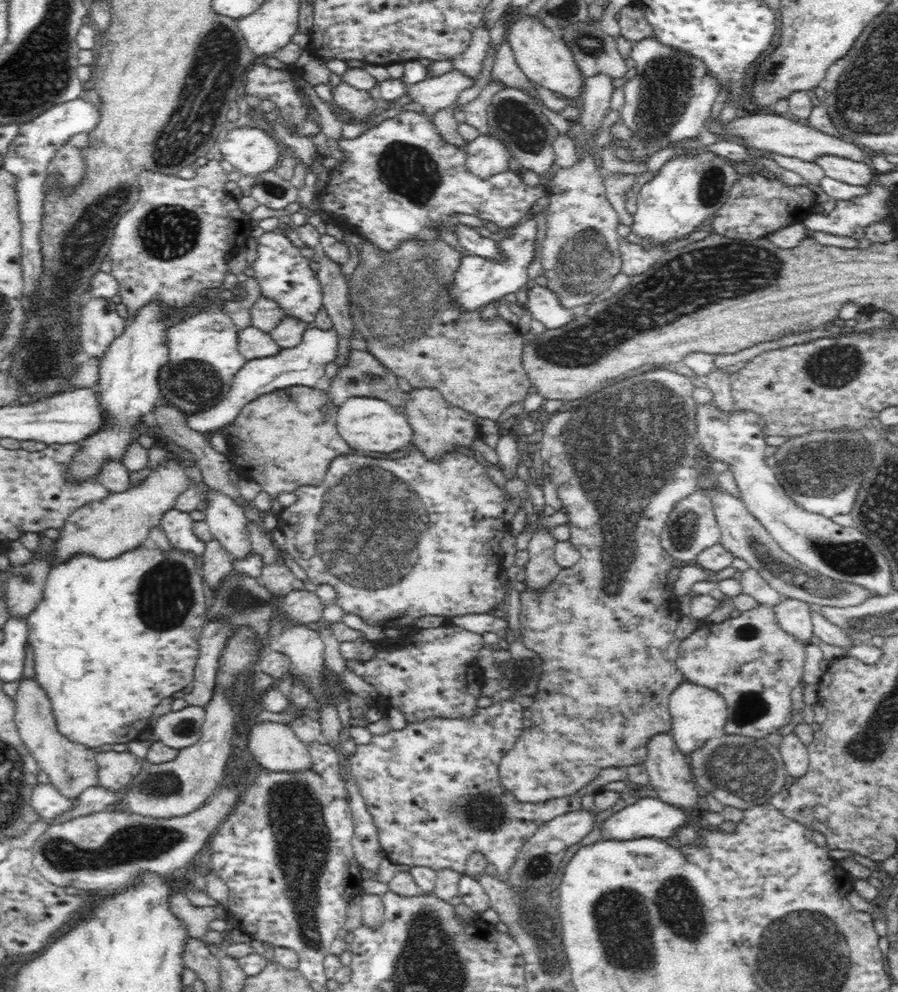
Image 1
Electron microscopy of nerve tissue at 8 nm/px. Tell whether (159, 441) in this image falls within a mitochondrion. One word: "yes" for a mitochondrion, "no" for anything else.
no

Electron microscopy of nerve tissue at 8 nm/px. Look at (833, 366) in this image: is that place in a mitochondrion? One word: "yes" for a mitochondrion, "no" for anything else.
yes

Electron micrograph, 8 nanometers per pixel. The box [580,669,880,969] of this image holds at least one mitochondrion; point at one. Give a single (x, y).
(742, 771)

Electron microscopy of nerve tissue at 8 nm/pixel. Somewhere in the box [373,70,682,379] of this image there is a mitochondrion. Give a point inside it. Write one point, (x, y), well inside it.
(581, 259)

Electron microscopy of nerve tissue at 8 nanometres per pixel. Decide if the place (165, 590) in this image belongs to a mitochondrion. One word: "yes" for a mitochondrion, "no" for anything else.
yes

